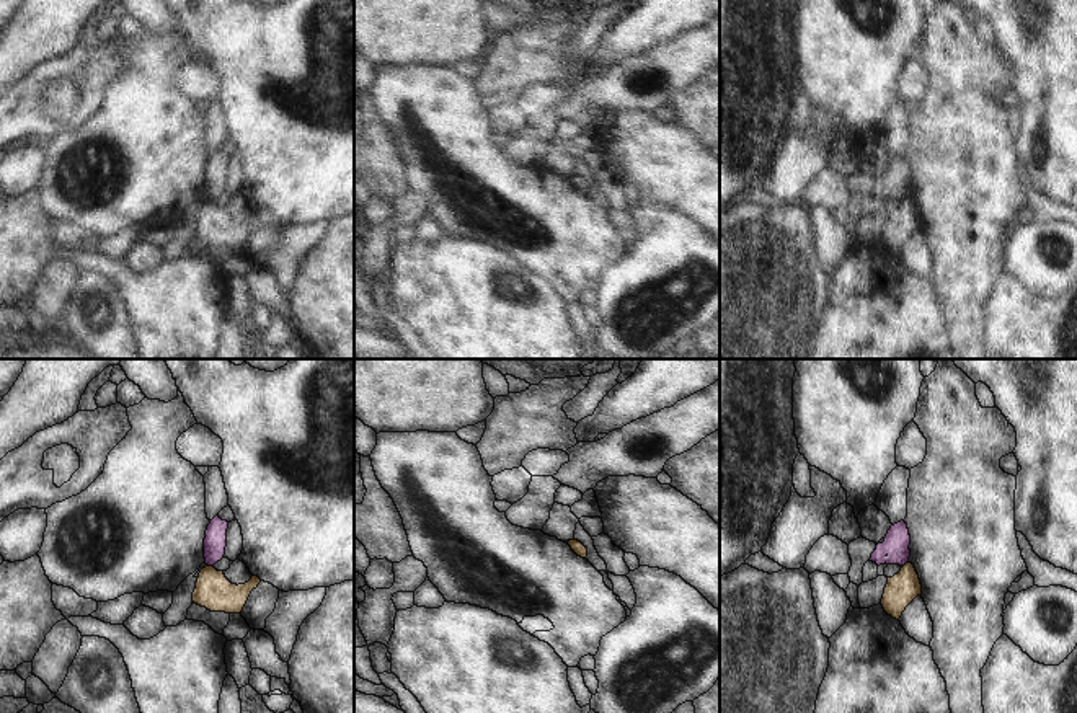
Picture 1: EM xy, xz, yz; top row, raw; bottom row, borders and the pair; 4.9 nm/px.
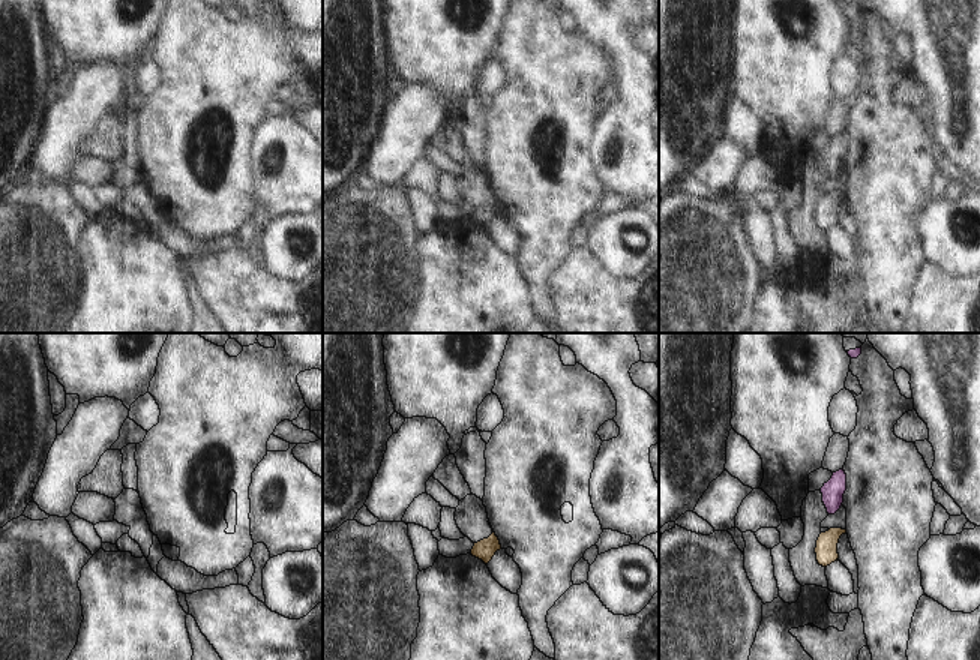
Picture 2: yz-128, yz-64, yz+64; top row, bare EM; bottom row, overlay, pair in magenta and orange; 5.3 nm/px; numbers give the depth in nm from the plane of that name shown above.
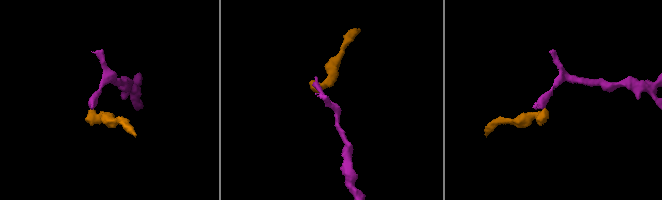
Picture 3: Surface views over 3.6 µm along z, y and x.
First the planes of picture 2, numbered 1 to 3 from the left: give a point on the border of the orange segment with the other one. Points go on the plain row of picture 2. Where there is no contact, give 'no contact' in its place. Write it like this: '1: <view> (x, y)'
1: no contact
2: no contact
3: no contact

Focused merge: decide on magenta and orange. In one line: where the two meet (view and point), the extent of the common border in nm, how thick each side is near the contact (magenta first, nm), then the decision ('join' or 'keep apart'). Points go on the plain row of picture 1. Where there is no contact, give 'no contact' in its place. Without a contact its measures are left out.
xy (211, 199) | 30 nm | 110/180 nm | keep apart

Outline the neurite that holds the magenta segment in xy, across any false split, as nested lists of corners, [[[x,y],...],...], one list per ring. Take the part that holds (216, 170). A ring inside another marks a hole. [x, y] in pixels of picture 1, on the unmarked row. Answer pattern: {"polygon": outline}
{"polygon": [[[215,150],[206,165],[204,193],[207,201],[214,201],[225,189],[228,157]]]}

